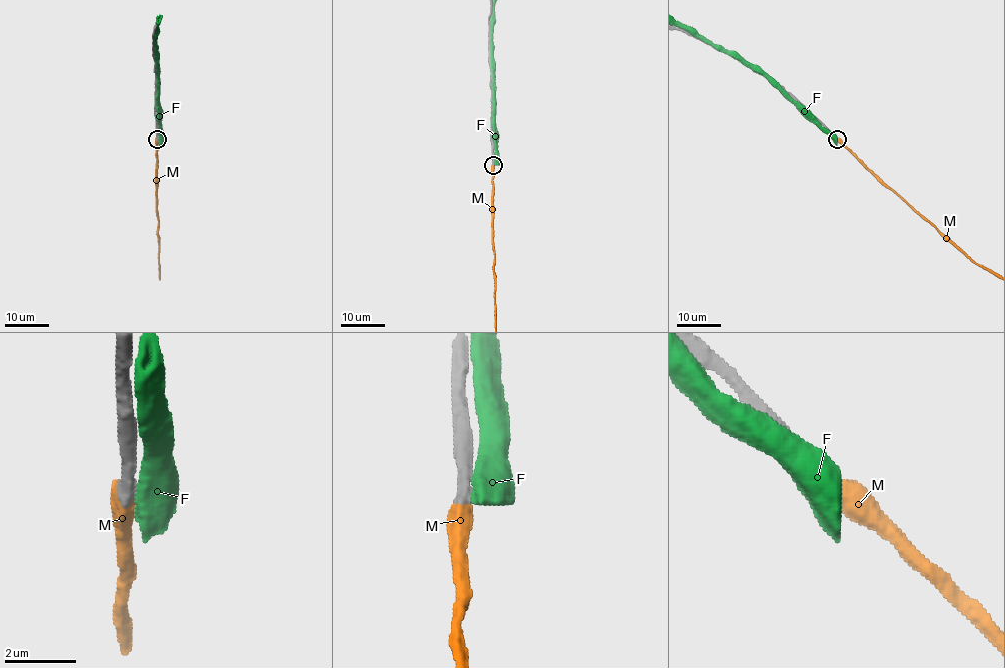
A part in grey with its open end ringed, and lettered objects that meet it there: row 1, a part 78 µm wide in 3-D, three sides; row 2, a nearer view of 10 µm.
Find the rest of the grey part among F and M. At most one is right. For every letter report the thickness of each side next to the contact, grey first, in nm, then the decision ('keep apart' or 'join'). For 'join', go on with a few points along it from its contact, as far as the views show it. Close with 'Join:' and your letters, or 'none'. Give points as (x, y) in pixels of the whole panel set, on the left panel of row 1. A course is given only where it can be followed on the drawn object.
F: calibres 480 and 750 nm; keep apart
M: calibres 420 and 650 nm; join
Join: M

